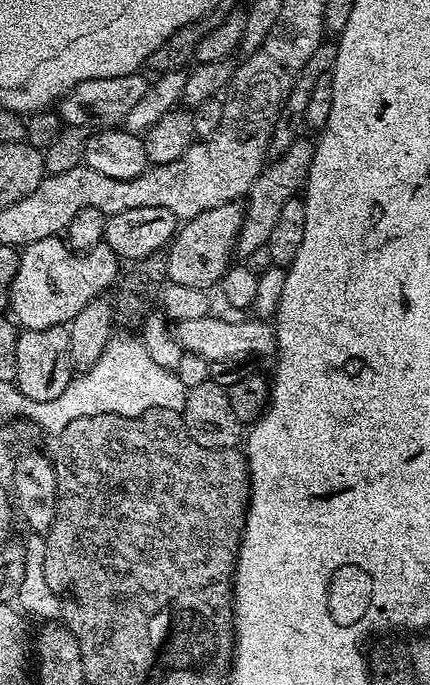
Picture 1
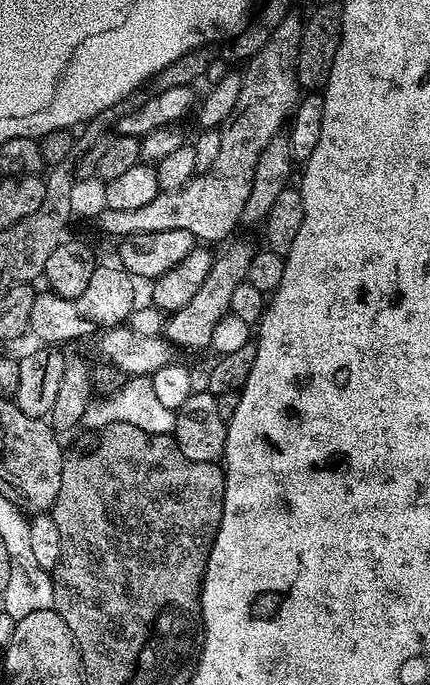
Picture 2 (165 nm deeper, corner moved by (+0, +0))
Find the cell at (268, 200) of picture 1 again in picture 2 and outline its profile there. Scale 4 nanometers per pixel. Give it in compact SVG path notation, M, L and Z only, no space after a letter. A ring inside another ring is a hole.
M229 243L221 256L217 255L210 266L210 274L206 274L206 279L202 281L202 286L198 286L198 291L194 293L194 298L182 306L182 310L171 313L163 321L162 336L169 345L177 344L180 348L185 348L188 352L196 352L199 348L207 349L212 342L214 326L228 312L230 297L234 294L234 289L245 283L250 270L250 258L252 248L246 244Z

